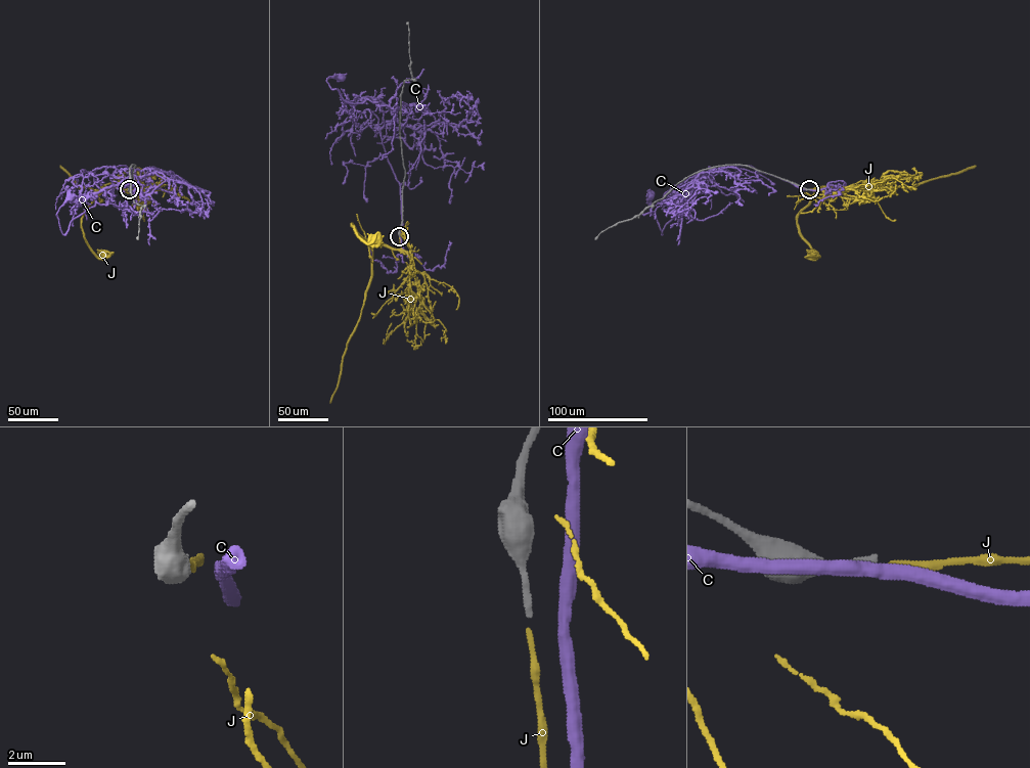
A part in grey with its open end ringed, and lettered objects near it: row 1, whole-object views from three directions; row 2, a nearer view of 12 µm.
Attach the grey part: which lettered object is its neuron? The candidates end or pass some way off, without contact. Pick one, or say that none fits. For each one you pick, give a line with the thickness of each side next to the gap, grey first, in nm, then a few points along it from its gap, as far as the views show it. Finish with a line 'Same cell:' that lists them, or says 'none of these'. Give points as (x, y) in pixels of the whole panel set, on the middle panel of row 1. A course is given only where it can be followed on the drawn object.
Same cell: none of these

